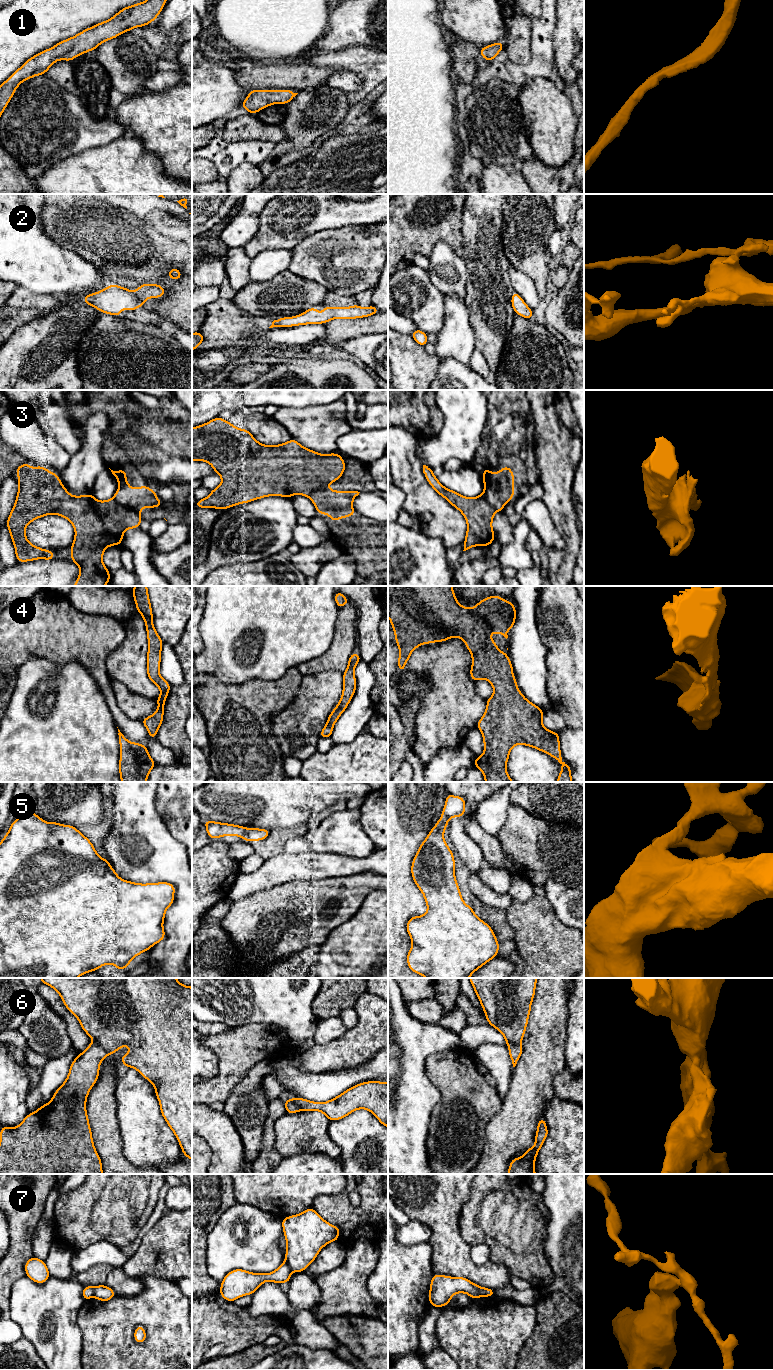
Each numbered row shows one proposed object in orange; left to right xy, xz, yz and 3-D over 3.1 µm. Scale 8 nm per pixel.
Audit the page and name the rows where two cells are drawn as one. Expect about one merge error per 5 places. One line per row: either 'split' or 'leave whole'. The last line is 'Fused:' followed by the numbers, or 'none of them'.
1: leave whole
2: leave whole
3: split
4: leave whole
5: leave whole
6: split
7: split
Fused: 3, 6, 7

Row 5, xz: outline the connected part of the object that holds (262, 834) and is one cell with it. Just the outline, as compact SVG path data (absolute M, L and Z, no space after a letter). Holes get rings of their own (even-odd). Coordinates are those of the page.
M204 820L206 831L211 839L219 837L234 835L241 837L244 841L262 841L266 839L271 832L267 829L246 828L240 825L233 825L228 823L220 823L209 820Z

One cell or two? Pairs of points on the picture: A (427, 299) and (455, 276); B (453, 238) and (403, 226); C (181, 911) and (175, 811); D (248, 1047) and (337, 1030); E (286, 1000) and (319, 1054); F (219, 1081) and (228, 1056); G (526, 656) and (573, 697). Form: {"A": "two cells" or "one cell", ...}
{"A": "two cells", "B": "one cell", "C": "two cells", "D": "two cells", "E": "two cells", "F": "one cell", "G": "two cells"}

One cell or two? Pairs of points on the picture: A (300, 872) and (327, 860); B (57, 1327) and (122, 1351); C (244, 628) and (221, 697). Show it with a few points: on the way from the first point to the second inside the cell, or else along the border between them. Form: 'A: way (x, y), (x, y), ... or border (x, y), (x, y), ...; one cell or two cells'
A: way (307, 866), (320, 864); one cell
B: border (77, 1313), (77, 1325), (82, 1338), (81, 1359); two cells
C: border (206, 673), (228, 683), (249, 680); two cells

